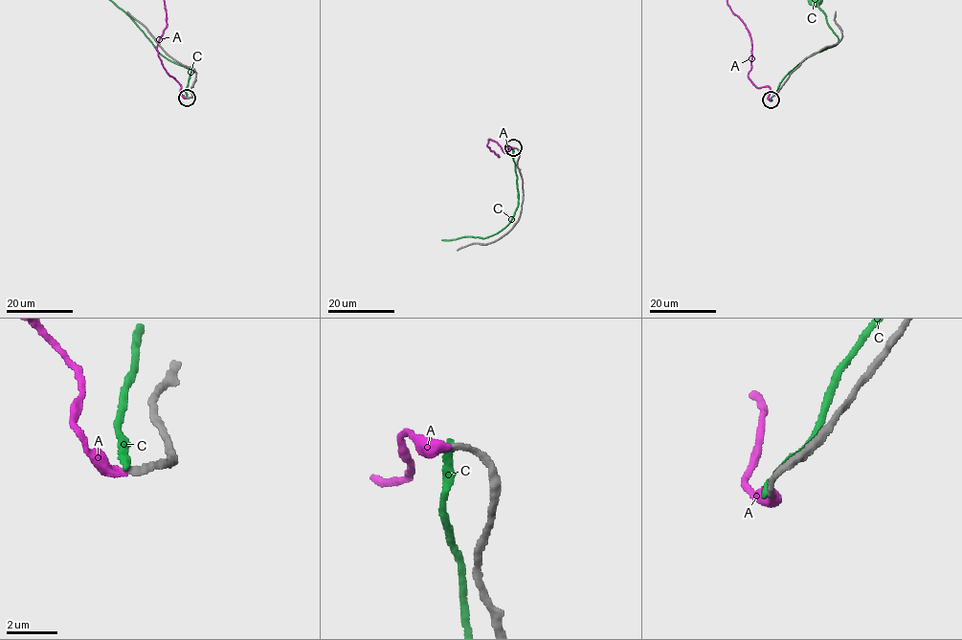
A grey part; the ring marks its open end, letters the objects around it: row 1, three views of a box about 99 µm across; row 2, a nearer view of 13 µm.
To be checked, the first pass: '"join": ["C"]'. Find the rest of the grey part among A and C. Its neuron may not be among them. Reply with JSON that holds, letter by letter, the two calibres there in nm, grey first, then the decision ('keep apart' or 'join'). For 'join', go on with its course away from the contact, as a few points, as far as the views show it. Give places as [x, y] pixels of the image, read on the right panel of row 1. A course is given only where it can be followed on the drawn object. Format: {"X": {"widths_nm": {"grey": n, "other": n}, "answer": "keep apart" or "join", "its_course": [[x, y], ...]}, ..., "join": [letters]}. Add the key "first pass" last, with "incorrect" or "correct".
{"A": {"widths_nm": {"grey": 240, "other": 400}, "answer": "join"}, "C": {"widths_nm": {"grey": 240, "other": 260}, "answer": "keep apart"}, "join": ["A"], "first pass": "incorrect"}

